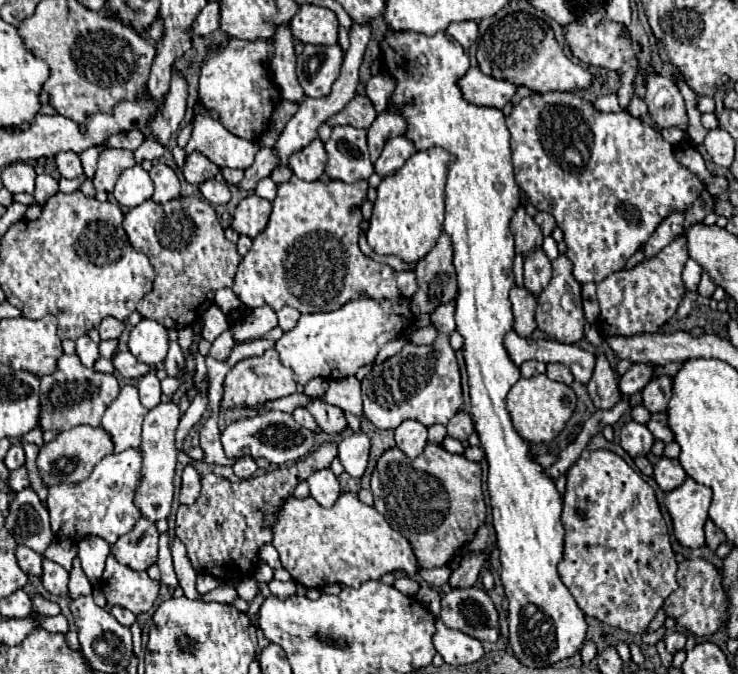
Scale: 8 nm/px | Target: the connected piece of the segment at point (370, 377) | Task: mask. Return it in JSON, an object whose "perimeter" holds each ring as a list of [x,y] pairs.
{"perimeter":[[[454,302],[442,304],[436,312],[432,312],[432,320],[438,328],[438,336],[430,346],[408,342],[398,354],[374,364],[362,380],[364,416],[380,430],[398,428],[404,420],[418,420],[426,428],[432,424],[448,424],[462,406],[460,370],[448,340],[448,334],[456,330]]]}

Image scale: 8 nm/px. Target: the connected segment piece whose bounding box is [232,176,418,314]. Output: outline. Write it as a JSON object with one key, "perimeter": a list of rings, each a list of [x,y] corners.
{"perimeter":[[[292,176],[288,182],[280,184],[278,196],[272,204],[268,226],[264,228],[264,232],[260,232],[254,238],[252,248],[238,266],[232,290],[240,296],[240,300],[248,308],[266,304],[278,312],[282,306],[292,306],[302,314],[312,314],[312,312],[334,312],[342,308],[346,302],[360,298],[362,294],[380,302],[392,290],[396,290],[398,296],[410,298],[418,290],[416,274],[412,270],[398,272],[388,264],[374,262],[372,258],[364,256],[358,248],[360,222],[362,222],[360,206],[366,200],[366,190],[368,190],[366,180],[360,180],[356,184],[330,180],[328,184],[324,184],[320,180],[306,182]]]}

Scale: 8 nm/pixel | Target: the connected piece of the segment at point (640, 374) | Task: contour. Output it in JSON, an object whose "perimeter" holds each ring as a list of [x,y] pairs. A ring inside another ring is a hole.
{"perimeter":[[[632,364],[622,376],[620,376],[620,392],[624,396],[632,396],[636,394],[640,388],[646,386],[646,382],[652,380],[652,374],[654,374],[654,364]]]}

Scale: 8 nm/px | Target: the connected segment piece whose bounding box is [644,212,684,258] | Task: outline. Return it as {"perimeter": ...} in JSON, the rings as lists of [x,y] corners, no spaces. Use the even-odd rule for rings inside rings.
{"perimeter":[[[674,212],[674,214],[668,214],[658,230],[654,230],[654,234],[648,238],[648,242],[644,244],[644,252],[646,252],[646,258],[652,258],[656,256],[666,244],[670,244],[676,236],[680,236],[684,232],[684,214],[682,212]]]}

